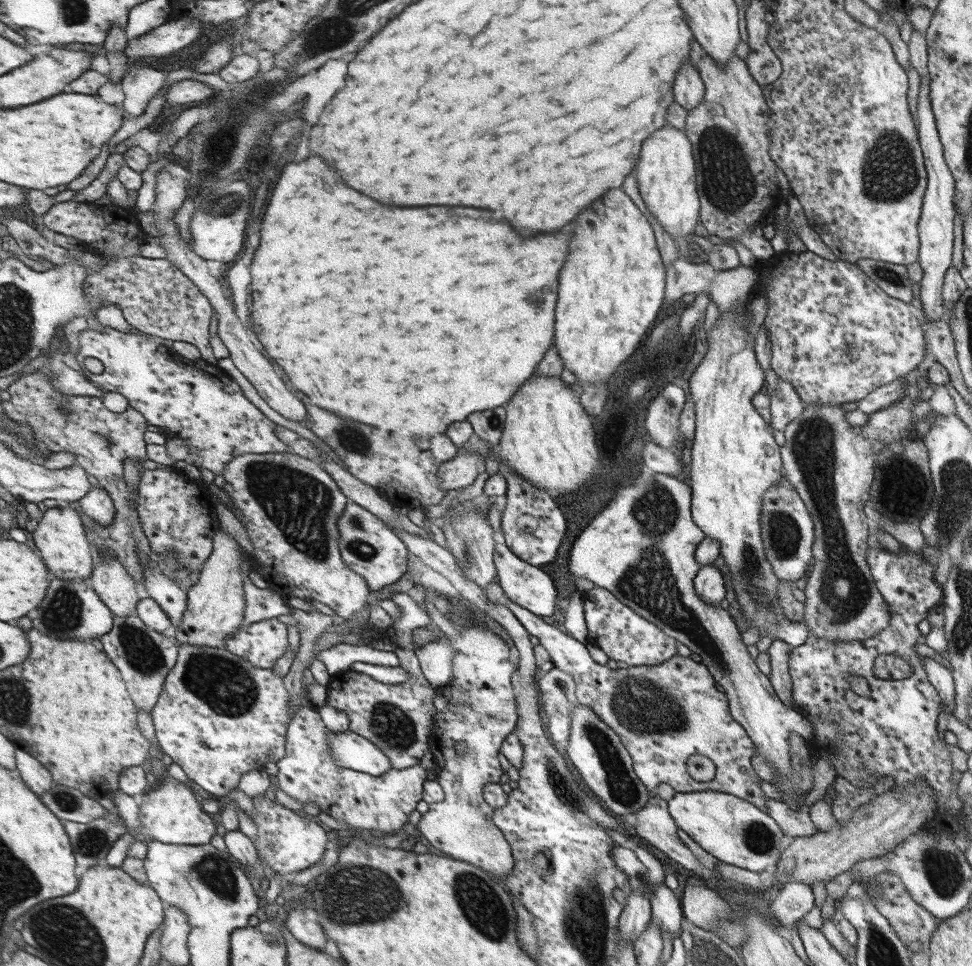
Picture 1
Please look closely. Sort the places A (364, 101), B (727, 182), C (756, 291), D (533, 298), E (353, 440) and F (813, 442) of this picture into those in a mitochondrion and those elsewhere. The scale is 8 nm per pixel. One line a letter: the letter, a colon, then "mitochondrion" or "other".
A: other
B: mitochondrion
C: other
D: mitochondrion
E: mitochondrion
F: mitochondrion

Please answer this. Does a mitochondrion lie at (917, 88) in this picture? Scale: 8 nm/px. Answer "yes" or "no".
no

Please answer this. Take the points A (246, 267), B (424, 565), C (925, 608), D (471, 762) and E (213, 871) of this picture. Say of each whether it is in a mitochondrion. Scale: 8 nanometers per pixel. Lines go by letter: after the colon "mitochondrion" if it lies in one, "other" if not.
A: other
B: other
C: other
D: other
E: mitochondrion

